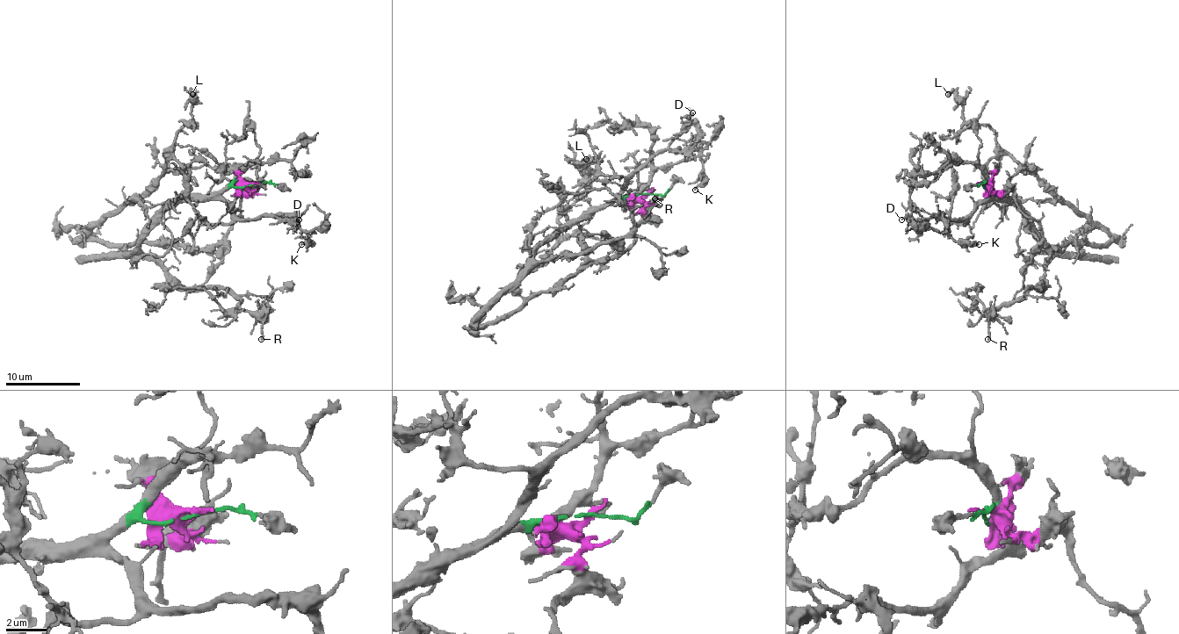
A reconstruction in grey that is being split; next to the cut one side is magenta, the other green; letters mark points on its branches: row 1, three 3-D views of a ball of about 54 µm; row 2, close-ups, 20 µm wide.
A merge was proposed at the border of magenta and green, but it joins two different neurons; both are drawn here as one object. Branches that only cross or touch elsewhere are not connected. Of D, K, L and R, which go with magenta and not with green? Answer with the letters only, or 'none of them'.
L

